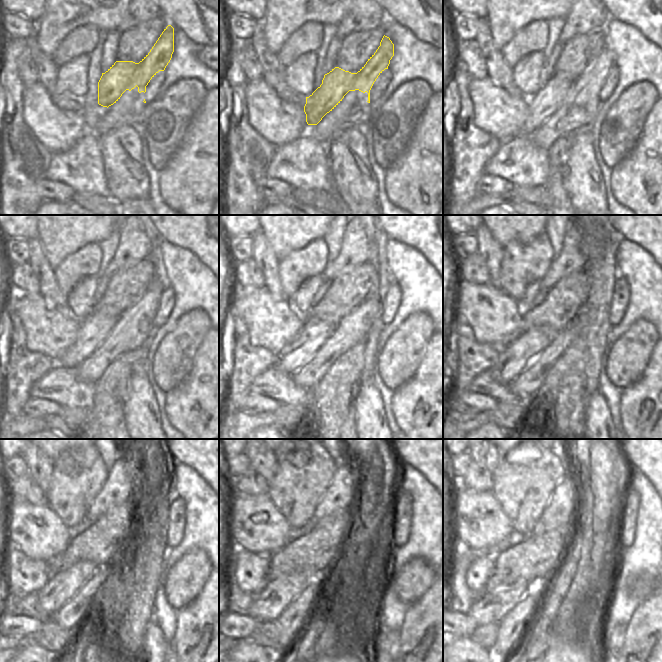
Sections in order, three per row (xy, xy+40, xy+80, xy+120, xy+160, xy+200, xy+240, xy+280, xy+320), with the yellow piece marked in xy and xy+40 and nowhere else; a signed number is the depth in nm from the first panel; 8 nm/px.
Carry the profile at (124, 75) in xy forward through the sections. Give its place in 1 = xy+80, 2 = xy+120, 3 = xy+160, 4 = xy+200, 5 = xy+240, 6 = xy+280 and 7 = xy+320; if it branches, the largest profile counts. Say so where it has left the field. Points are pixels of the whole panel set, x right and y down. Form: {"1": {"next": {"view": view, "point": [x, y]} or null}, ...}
{"1": {"next": {"view": "xy+80", "point": [541, 106]}}, "2": {"next": {"view": "xy+120", "point": [94, 330]}}, "3": {"next": {"view": "xy+160", "point": [314, 333]}}, "4": {"next": {"view": "xy+200", "point": [516, 357]}}, "5": {"next": {"view": "xy+240", "point": [61, 587]}}, "6": {"next": {"view": "xy+280", "point": [268, 605]}}, "7": {"next": {"view": "xy+320", "point": [492, 607]}}}

